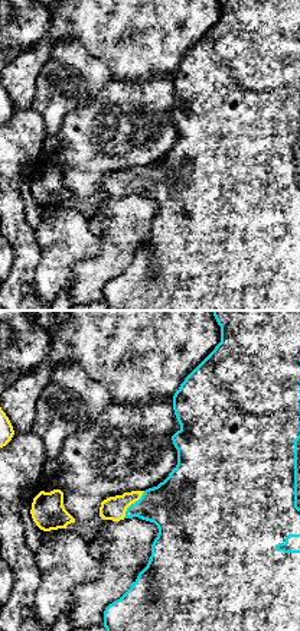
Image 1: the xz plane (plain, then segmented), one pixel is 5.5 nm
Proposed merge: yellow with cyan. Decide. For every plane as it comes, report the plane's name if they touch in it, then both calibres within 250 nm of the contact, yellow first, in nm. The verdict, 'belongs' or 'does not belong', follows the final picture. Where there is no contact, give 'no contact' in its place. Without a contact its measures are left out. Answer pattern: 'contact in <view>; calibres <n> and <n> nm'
contact in xz; calibres 130 and 320 nm

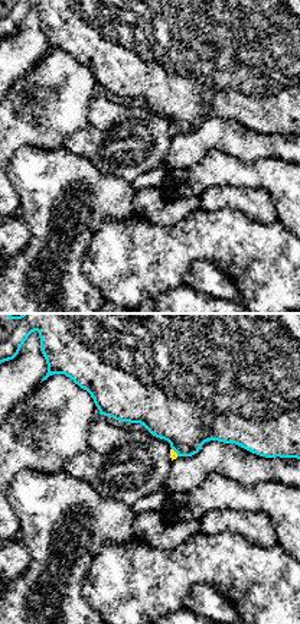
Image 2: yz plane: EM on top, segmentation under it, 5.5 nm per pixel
contact in yz; calibres 50 and 420 nm

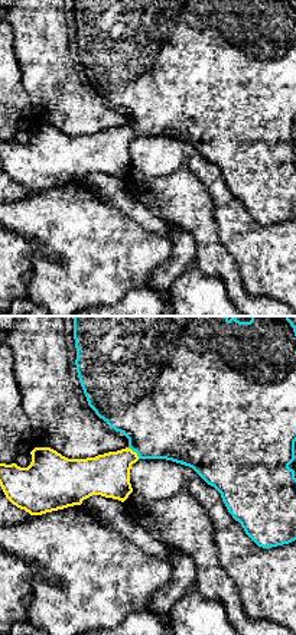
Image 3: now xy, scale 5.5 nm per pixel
contact in xy; calibres 240 and 460 nm

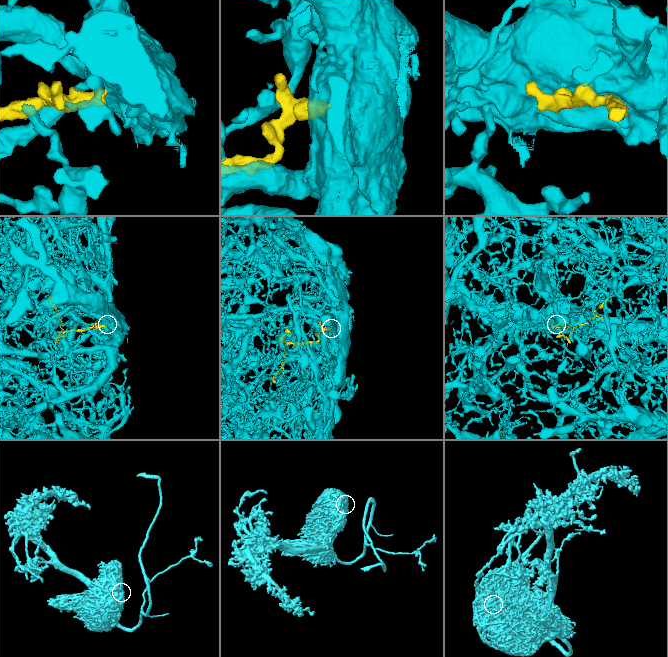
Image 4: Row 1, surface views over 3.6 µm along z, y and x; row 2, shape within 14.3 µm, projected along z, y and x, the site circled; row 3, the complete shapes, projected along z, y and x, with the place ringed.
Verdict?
belongs

